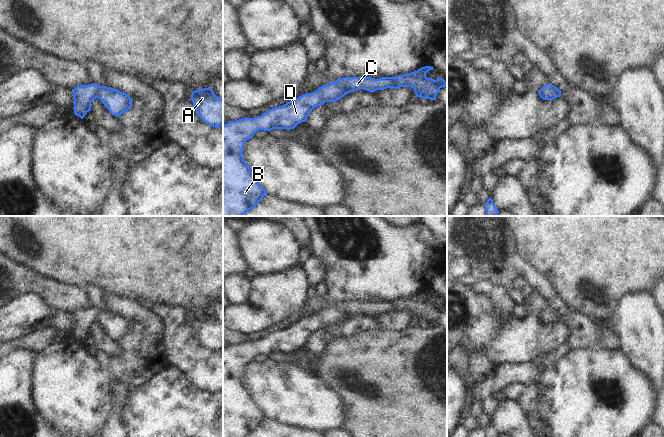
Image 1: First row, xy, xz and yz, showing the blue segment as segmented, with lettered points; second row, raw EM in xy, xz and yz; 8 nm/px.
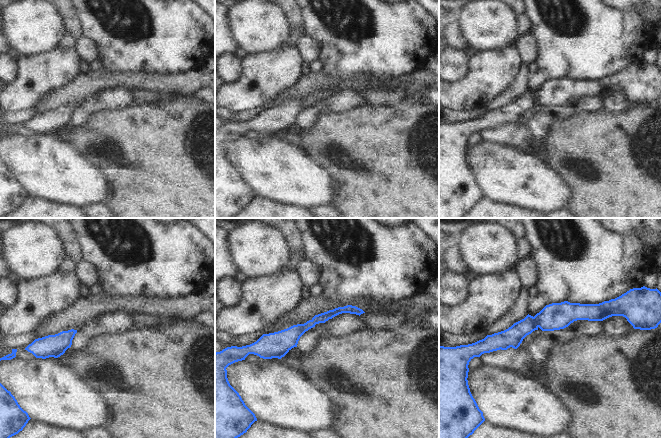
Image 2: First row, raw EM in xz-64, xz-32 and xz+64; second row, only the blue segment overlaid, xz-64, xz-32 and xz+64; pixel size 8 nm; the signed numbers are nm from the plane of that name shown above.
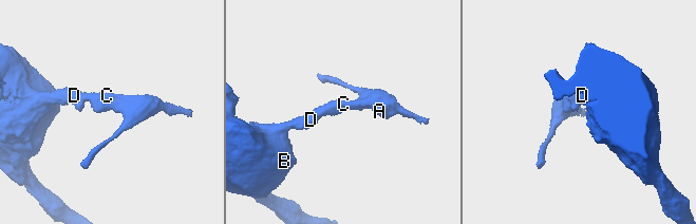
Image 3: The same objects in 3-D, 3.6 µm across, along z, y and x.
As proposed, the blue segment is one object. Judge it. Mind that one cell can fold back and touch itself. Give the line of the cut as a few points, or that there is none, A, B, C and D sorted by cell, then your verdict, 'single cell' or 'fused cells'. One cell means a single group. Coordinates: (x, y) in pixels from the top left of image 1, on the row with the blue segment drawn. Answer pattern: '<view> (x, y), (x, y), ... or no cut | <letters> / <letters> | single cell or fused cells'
no cut | A B C D | single cell

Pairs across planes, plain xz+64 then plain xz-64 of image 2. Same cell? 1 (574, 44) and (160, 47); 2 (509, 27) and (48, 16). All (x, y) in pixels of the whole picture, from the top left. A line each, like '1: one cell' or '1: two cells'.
1: one cell
2: one cell

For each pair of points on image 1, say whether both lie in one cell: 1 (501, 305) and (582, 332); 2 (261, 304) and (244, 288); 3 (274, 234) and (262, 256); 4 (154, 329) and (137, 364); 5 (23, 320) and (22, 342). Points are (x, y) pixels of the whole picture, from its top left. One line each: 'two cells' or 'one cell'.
1: two cells
2: two cells
3: one cell
4: one cell
5: two cells

